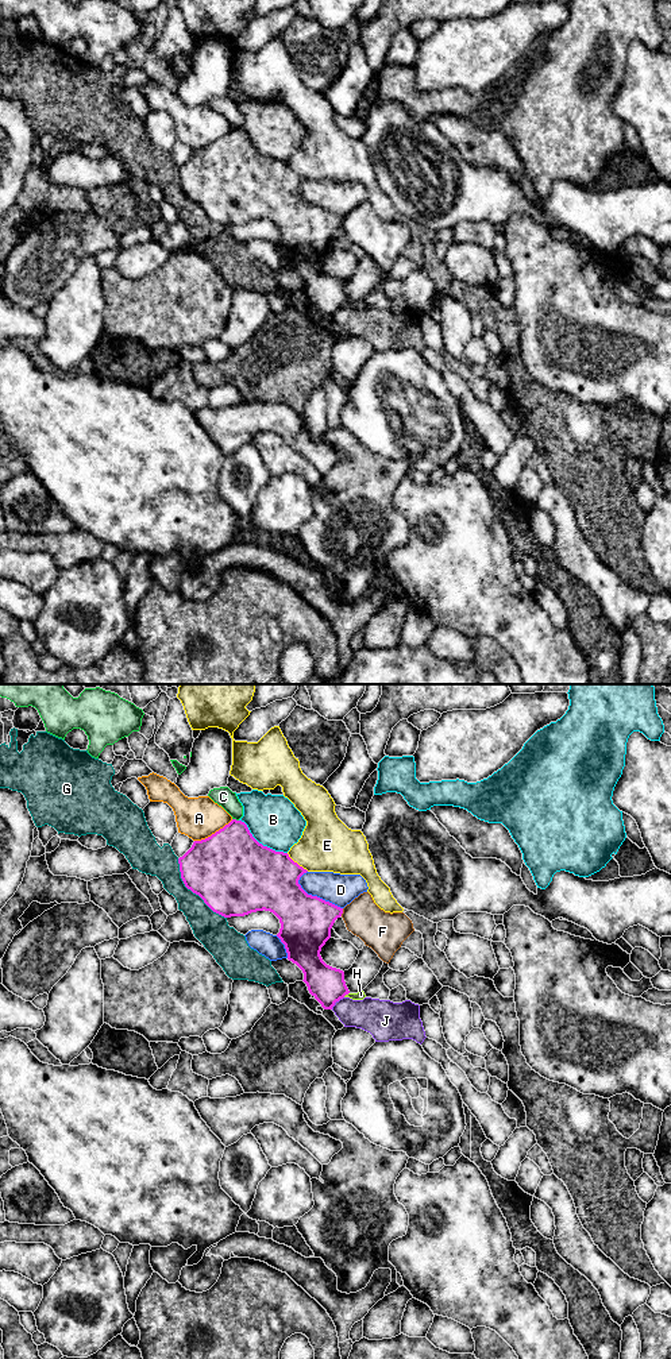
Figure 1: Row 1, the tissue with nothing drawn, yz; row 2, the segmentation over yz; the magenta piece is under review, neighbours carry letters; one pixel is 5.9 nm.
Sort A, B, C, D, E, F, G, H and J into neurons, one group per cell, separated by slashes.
A / B / C / D / E / F / G H / J

